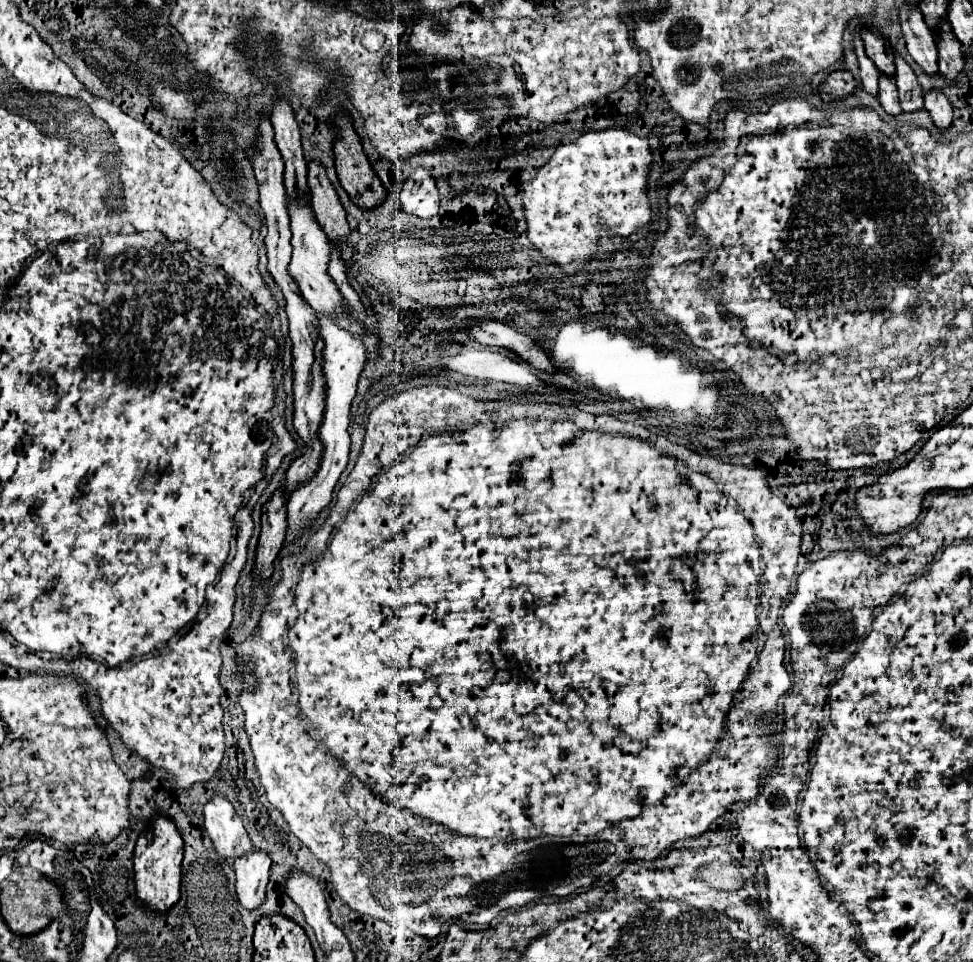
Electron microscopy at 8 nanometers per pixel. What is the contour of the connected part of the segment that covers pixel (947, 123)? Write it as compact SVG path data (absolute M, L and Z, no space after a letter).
M926 92L924 106L932 116L932 122L940 130L948 130L952 126L952 106L942 92Z

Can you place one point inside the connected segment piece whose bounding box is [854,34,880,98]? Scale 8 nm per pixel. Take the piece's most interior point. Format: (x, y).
(869, 74)

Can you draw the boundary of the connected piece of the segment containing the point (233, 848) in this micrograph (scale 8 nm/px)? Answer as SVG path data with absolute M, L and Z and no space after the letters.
M216 794L204 806L204 816L206 832L220 858L234 862L236 858L254 850L248 832L242 824L242 818L236 814L232 804L222 794Z

